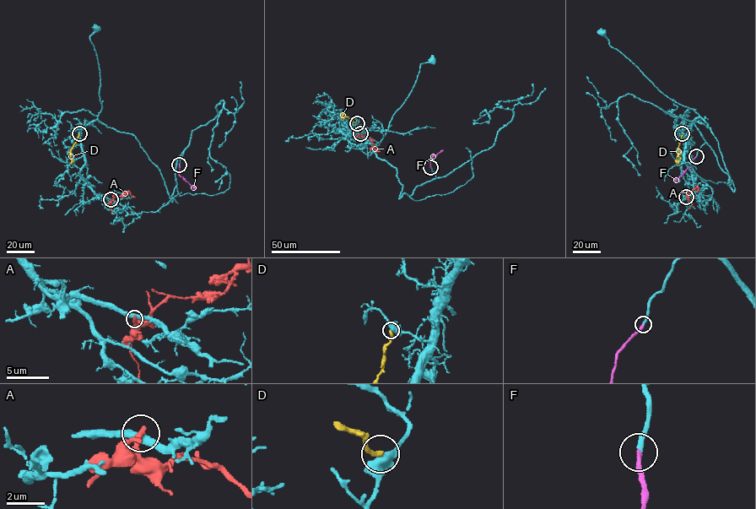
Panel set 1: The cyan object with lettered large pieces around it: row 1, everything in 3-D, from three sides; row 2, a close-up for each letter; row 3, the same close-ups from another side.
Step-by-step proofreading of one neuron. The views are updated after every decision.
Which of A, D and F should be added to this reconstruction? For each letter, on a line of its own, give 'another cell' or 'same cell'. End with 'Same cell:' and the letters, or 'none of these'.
A: another cell
D: another cell
F: same cell
Same cell: F

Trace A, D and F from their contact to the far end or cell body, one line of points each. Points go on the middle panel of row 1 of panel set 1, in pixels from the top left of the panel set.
A: (360, 132), (374, 144), (376, 152), (380, 151)
D: (356, 123), (345, 116), (341, 117), (339, 113)
F: (430, 167), (428, 161), (441, 150)

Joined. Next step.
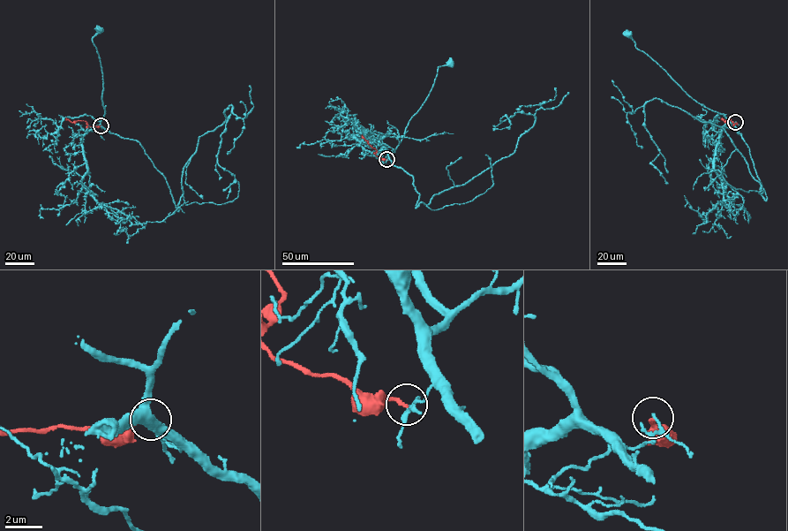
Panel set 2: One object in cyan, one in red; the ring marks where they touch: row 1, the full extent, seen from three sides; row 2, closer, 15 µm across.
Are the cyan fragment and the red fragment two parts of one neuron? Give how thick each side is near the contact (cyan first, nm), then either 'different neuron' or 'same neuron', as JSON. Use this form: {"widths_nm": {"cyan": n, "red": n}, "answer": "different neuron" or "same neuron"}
{"widths_nm": {"cyan": 120, "red": 220}, "answer": "different neuron"}

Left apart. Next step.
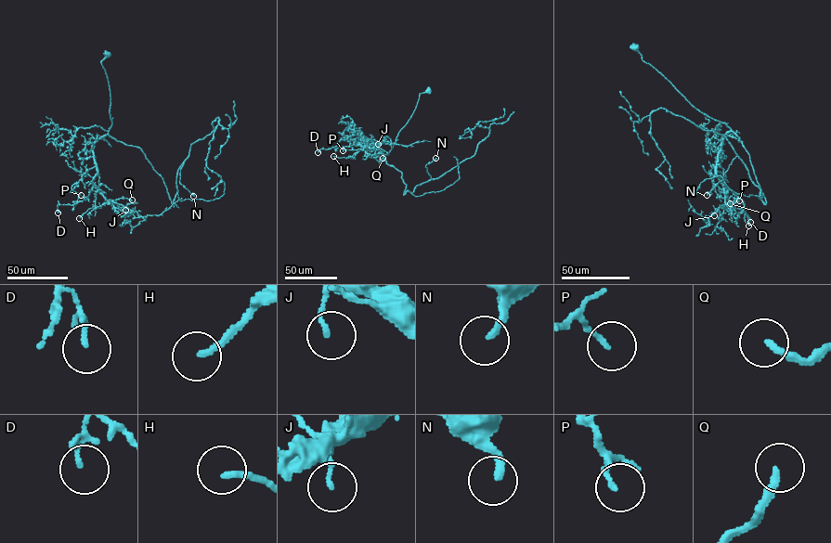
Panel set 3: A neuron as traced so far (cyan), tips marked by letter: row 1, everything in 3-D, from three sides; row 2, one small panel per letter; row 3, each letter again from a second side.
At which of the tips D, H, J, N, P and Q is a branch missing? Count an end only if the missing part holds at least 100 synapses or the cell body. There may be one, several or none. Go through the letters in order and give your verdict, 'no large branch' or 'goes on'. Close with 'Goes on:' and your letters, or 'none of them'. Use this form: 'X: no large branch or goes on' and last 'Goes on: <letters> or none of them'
D: no large branch
H: no large branch
J: no large branch
N: no large branch
P: no large branch
Q: no large branch
Goes on: none of them

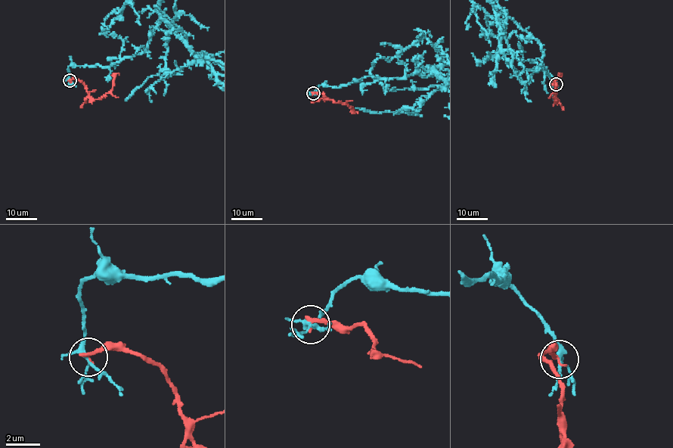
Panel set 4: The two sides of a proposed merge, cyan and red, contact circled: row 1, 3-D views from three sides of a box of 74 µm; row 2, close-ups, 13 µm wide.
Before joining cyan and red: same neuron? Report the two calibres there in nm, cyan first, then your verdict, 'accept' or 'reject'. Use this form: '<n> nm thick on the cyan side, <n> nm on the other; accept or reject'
240 nm thick on the cyan side, 280 nm on the other; reject

